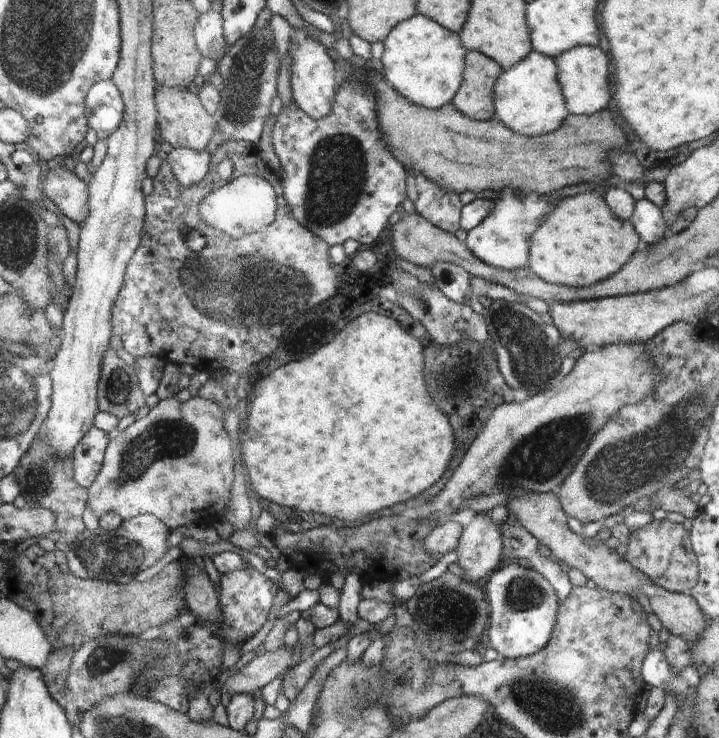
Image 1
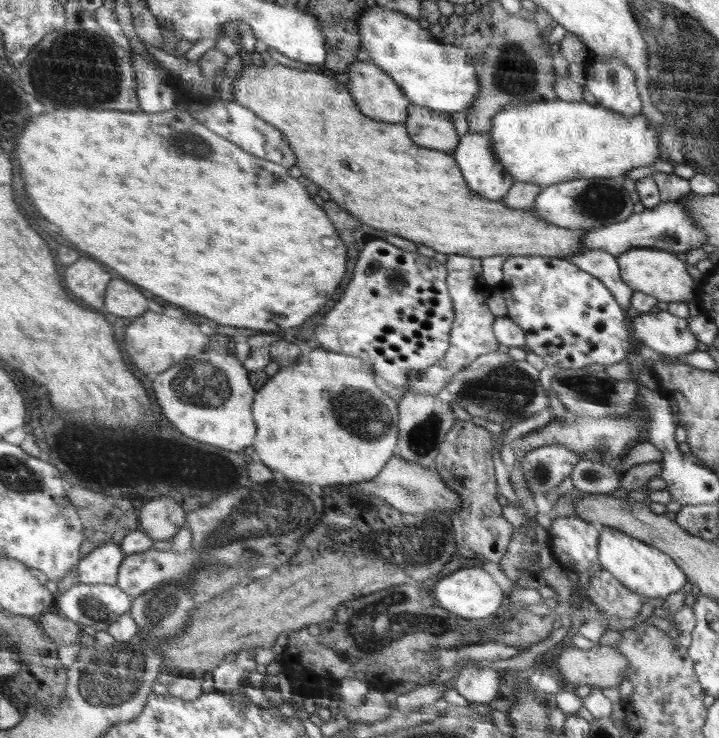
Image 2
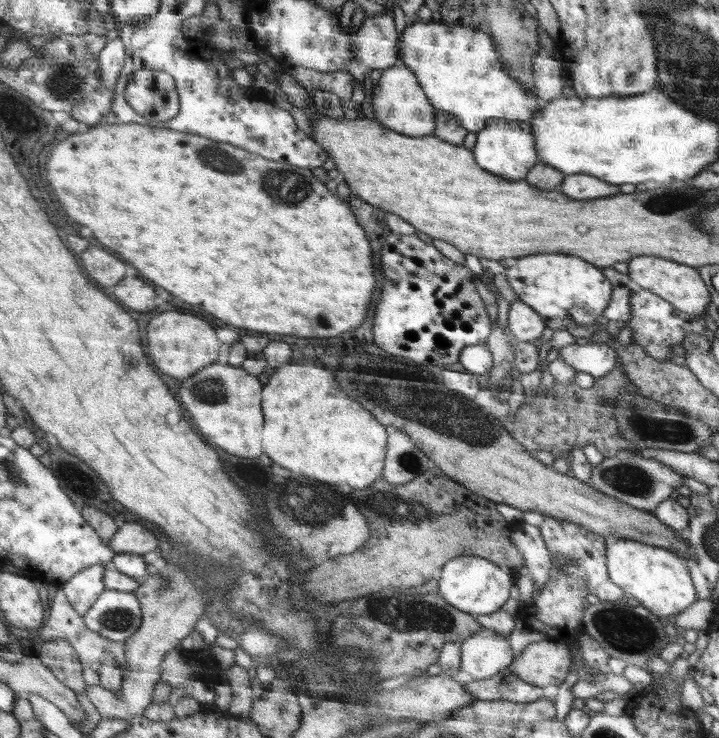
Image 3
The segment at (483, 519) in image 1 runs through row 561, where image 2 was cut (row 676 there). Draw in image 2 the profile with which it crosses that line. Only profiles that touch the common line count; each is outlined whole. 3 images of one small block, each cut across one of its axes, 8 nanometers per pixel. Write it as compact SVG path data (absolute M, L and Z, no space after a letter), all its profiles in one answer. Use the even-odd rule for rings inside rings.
M470 665L454 678L454 690L467 699L473 706L483 708L484 704L498 694L500 690L500 674L494 668Z

